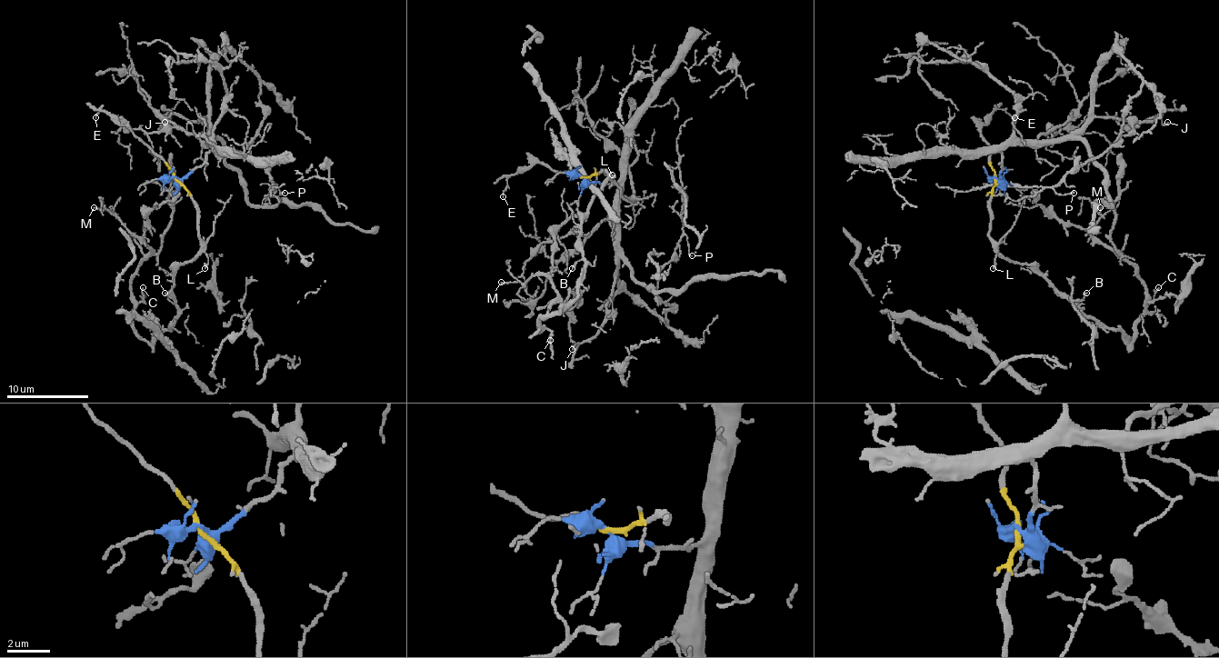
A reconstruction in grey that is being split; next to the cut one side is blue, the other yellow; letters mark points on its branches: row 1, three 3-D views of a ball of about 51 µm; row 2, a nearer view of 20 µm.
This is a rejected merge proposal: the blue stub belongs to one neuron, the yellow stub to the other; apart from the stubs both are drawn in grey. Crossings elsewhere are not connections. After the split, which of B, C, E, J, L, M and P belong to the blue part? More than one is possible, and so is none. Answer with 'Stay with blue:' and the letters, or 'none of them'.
Stay with blue: J, P

